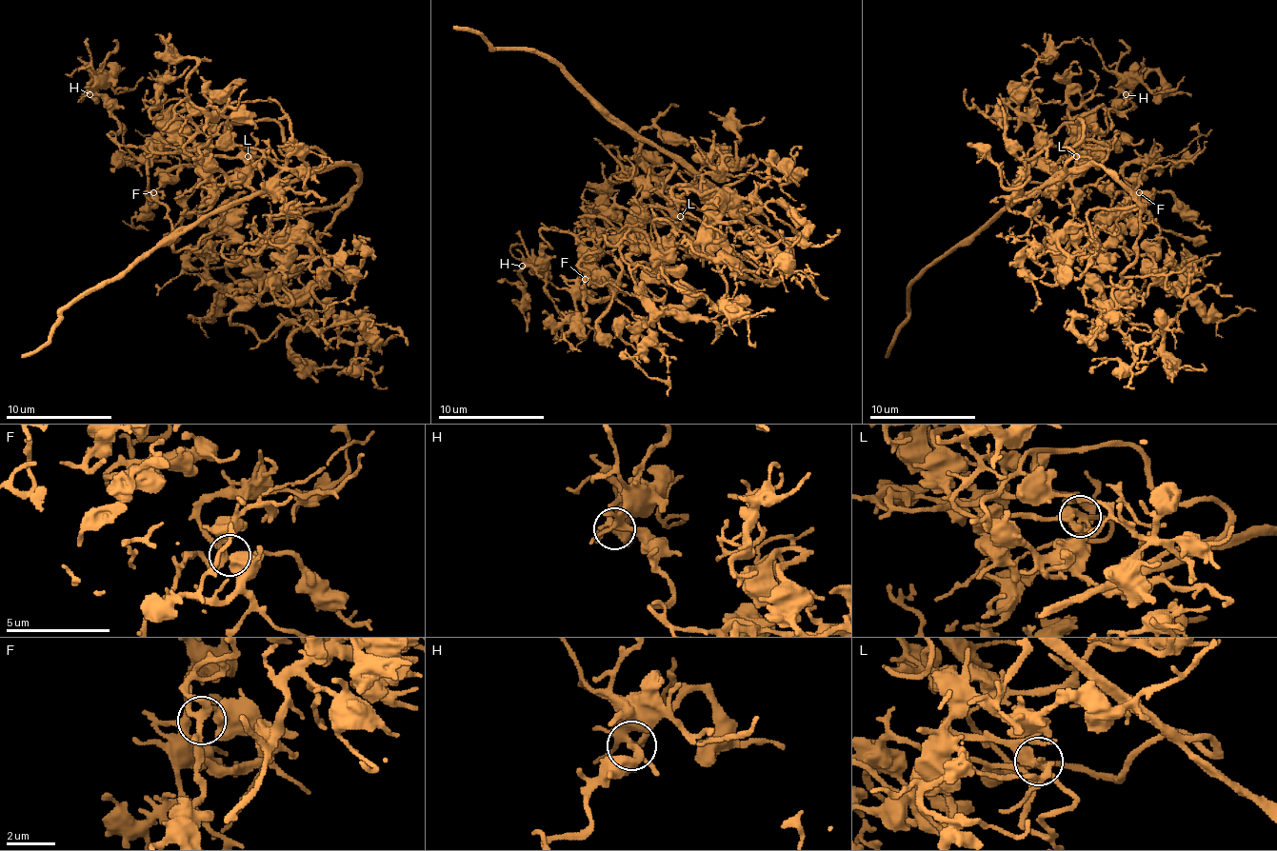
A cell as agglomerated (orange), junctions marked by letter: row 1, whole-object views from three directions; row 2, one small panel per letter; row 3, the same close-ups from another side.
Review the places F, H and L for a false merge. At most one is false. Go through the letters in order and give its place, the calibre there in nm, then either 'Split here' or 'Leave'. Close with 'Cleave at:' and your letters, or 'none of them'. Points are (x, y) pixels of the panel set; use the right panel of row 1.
F: Place: (1139, 192). Thickness 280 nm. Leave
H: Place: (1126, 94). Thickness 260 nm. Leave
L: Place: (1076, 156). Thickness 300 nm. Leave
Cleave at: none of them

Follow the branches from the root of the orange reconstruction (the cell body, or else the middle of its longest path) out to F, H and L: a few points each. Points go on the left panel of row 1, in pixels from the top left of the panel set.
F: (351, 192), (275, 219), (235, 261), (217, 232), (174, 250), (153, 192)
H: (351, 192), (349, 166), (256, 192), (182, 148), (113, 142), (110, 105), (89, 94)
L: (351, 192), (357, 174), (349, 166), (312, 166), (277, 192), (259, 192), (251, 185), (249, 155)

